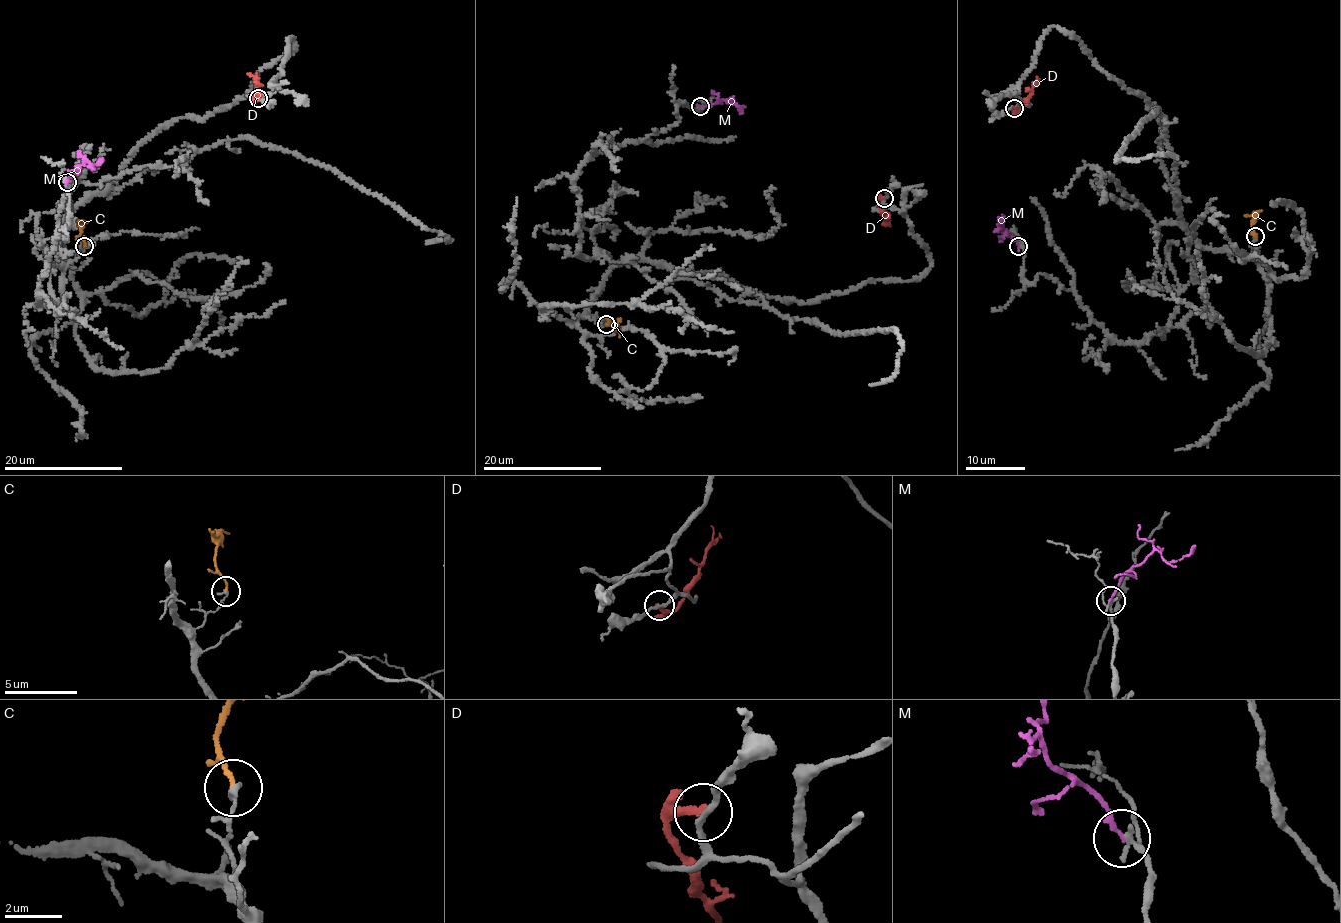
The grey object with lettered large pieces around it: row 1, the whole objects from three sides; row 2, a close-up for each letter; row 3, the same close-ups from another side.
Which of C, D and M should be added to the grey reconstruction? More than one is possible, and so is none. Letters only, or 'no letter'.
M

